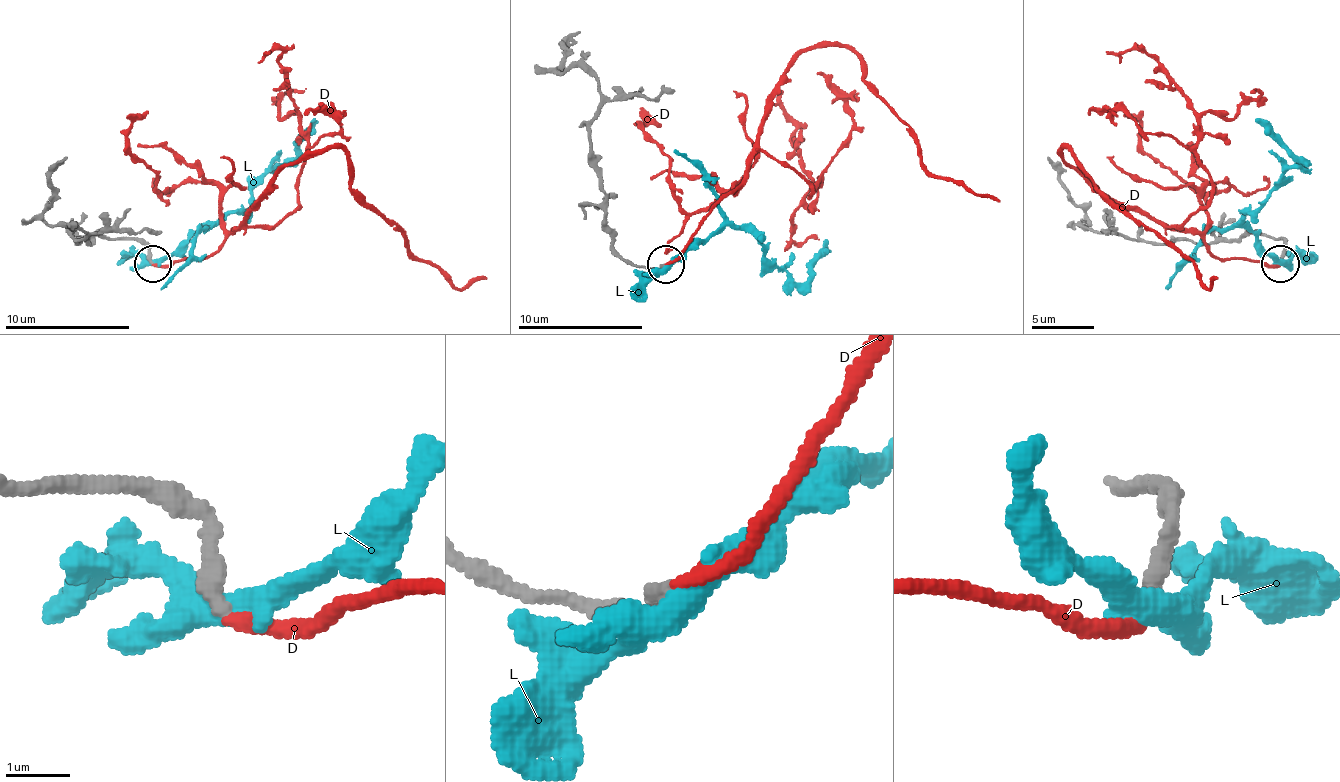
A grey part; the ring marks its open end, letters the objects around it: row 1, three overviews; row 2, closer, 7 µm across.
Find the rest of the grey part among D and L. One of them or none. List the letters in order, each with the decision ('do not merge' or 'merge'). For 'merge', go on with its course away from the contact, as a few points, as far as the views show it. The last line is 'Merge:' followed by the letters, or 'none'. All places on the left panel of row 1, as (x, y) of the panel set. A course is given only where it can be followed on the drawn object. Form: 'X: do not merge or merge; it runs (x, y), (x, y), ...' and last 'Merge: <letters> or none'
D: merge; it runs (150, 266), (206, 259), (291, 163), (337, 147), (347, 156), (350, 184), (416, 256), (456, 287), (487, 278)
L: do not merge
Merge: D

